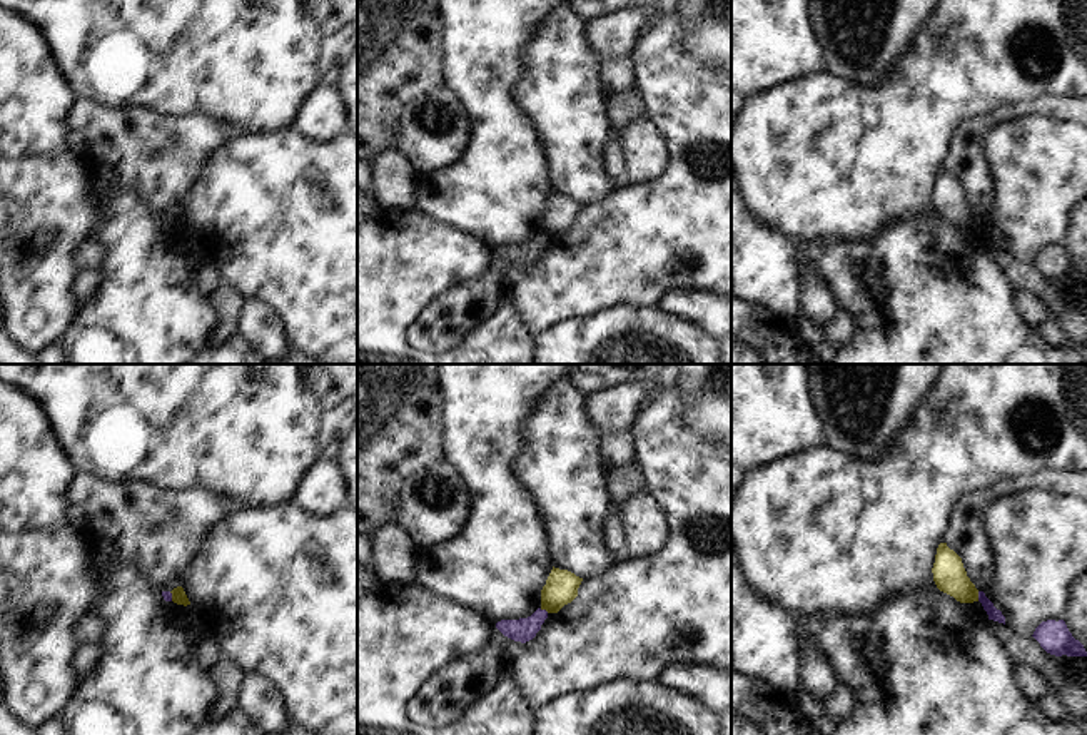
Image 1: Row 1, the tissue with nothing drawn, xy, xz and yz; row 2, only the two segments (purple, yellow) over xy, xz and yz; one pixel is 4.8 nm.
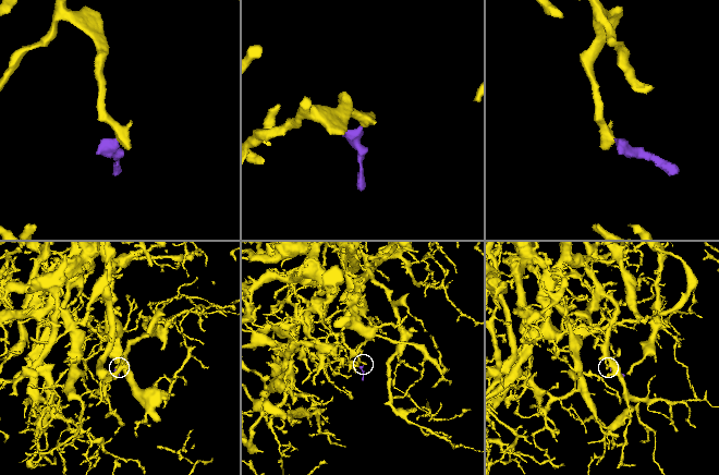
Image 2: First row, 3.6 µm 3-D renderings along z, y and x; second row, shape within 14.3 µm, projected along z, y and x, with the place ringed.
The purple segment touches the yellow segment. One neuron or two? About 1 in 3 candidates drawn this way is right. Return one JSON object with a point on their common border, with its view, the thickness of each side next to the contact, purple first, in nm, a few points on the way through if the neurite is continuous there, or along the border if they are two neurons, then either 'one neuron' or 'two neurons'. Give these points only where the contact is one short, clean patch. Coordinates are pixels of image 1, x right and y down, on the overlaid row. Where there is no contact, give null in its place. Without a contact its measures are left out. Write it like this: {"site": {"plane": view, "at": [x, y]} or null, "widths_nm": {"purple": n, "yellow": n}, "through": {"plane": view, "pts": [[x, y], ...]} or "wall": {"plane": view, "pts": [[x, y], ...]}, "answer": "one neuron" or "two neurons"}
{"site": {"plane": "yz", "at": [979, 597]}, "widths_nm": {"purple": 60, "yellow": 160}, "wall": {"plane": "yz", "pts": [[977, 592], [979, 600]]}, "answer": "two neurons"}

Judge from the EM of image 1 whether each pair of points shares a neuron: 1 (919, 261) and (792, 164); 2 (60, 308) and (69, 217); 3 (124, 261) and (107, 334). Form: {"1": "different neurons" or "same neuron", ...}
{"1": "different neurons", "2": "same neuron", "3": "same neuron"}

